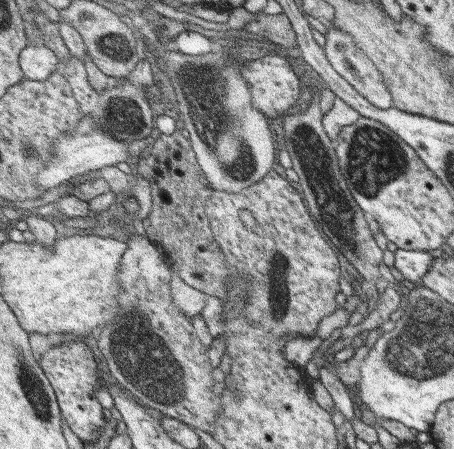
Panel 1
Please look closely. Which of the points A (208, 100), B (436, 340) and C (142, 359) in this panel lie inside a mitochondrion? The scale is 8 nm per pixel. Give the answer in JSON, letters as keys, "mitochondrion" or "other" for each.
{"A":"mitochondrion","B":"mitochondrion","C":"mitochondrion"}

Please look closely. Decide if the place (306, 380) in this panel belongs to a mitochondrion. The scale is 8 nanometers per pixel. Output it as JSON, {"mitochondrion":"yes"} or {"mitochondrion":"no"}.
{"mitochondrion":"no"}

